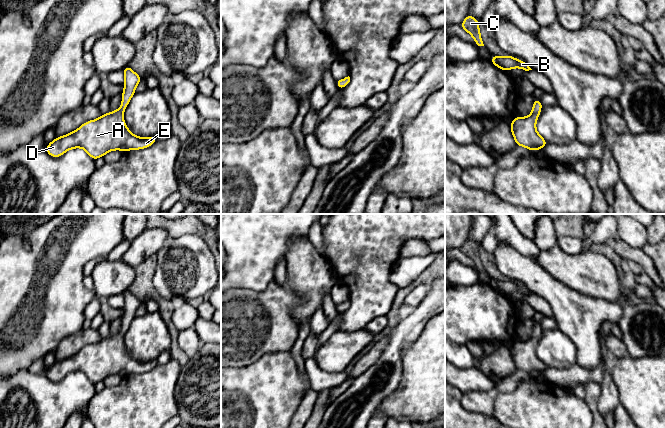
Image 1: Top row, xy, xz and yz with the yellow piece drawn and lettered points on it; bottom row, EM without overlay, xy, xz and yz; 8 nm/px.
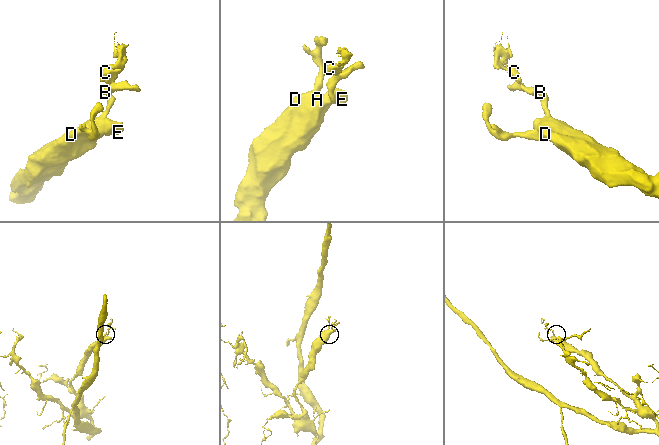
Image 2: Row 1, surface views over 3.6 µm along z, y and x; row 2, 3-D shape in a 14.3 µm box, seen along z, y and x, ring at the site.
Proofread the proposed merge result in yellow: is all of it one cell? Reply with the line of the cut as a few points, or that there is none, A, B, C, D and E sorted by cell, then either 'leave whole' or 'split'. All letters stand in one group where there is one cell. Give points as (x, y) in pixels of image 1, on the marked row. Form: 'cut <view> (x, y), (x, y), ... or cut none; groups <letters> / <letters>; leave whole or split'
cut none; groups A B C D E; leave whole

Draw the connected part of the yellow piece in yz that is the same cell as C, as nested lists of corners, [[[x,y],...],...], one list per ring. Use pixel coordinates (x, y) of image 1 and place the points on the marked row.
[[[468,14],[460,26],[473,37],[478,46],[484,46],[477,19]]]

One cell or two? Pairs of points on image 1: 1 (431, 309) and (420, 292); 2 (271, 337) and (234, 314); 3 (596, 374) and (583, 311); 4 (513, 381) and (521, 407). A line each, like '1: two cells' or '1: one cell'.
1: two cells
2: one cell
3: two cells
4: two cells

